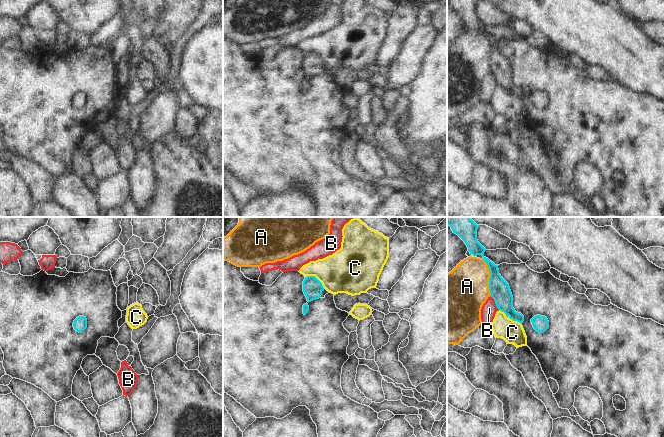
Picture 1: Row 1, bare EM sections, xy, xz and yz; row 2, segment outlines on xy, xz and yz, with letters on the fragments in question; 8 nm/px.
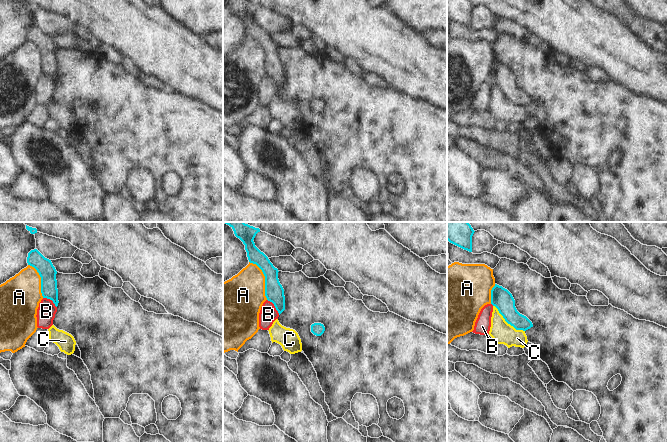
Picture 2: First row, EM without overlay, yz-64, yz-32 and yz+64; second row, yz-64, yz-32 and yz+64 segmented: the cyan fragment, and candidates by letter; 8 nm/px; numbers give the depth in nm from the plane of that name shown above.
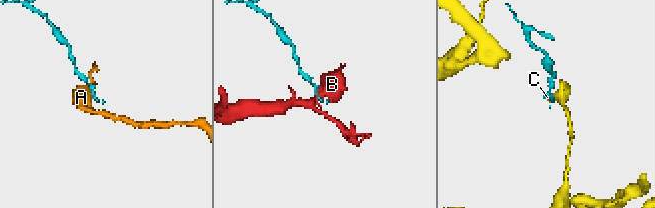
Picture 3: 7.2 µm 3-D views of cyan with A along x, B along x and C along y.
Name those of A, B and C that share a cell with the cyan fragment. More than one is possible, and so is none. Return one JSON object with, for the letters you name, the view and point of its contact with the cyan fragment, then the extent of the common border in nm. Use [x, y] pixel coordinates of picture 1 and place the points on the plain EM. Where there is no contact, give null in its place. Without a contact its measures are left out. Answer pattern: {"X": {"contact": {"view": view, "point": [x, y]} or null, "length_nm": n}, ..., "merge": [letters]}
{"merge": []}

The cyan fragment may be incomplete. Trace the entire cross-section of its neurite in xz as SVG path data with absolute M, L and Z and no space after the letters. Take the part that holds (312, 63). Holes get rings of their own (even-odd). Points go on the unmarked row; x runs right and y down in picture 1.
M307 52L303 57L303 68L308 78L319 74L325 74L330 69L315 52Z

